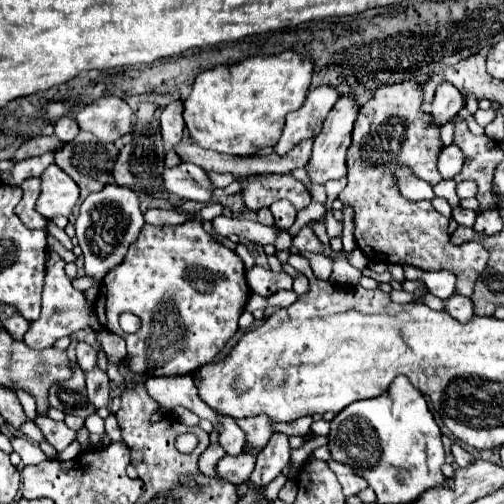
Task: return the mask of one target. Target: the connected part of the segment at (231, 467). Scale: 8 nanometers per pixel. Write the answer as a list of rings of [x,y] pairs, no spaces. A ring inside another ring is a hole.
[[[243,453],[243,455],[237,455],[237,457],[225,455],[217,463],[215,471],[217,471],[217,477],[221,481],[229,481],[229,483],[239,485],[239,483],[245,483],[249,479],[253,467],[255,467],[255,457],[249,455],[249,453]]]

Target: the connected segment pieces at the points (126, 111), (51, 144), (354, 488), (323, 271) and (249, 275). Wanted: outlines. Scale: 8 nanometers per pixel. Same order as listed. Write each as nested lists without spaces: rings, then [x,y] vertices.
[[[101,97],[75,115],[81,131],[93,133],[103,143],[117,141],[133,129],[133,111],[119,97]]]
[[[37,135],[29,141],[25,141],[17,153],[15,153],[15,159],[21,161],[21,159],[29,159],[29,157],[35,157],[35,155],[43,155],[43,153],[55,153],[57,149],[61,149],[63,143],[55,139],[55,135]]]
[[[327,461],[327,465],[329,465],[329,469],[337,475],[339,483],[341,483],[341,487],[343,487],[343,495],[345,495],[345,497],[355,495],[359,489],[365,489],[365,487],[367,487],[367,485],[365,485],[365,479],[357,477],[349,467],[341,465],[341,467],[337,469],[337,461]]]
[[[301,251],[301,255],[309,259],[315,277],[319,277],[319,279],[329,279],[331,277],[333,261],[329,257],[325,257],[325,255],[309,255],[309,253],[303,253],[303,251]]]
[[[253,265],[251,269],[247,269],[245,279],[247,279],[251,291],[259,293],[261,297],[269,297],[277,291],[277,273],[263,269],[259,265]]]

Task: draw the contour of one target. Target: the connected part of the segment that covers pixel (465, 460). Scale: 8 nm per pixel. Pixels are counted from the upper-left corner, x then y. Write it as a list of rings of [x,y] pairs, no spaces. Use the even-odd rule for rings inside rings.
[[[453,445],[453,457],[455,457],[455,461],[457,461],[457,465],[459,467],[467,467],[467,465],[471,465],[473,461],[475,461],[475,457],[471,455],[471,453],[467,453],[463,447],[459,447],[459,445]]]

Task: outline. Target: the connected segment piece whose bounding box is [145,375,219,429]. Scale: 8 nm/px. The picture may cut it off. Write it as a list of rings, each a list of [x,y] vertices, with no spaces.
[[[191,375],[169,377],[169,379],[165,379],[165,377],[147,377],[145,387],[147,387],[147,393],[153,399],[157,399],[159,405],[163,405],[167,409],[183,405],[183,407],[191,409],[193,413],[197,413],[201,419],[209,419],[213,423],[213,427],[219,429],[219,421],[217,421],[219,415],[211,407],[205,407],[205,403],[201,403]]]

